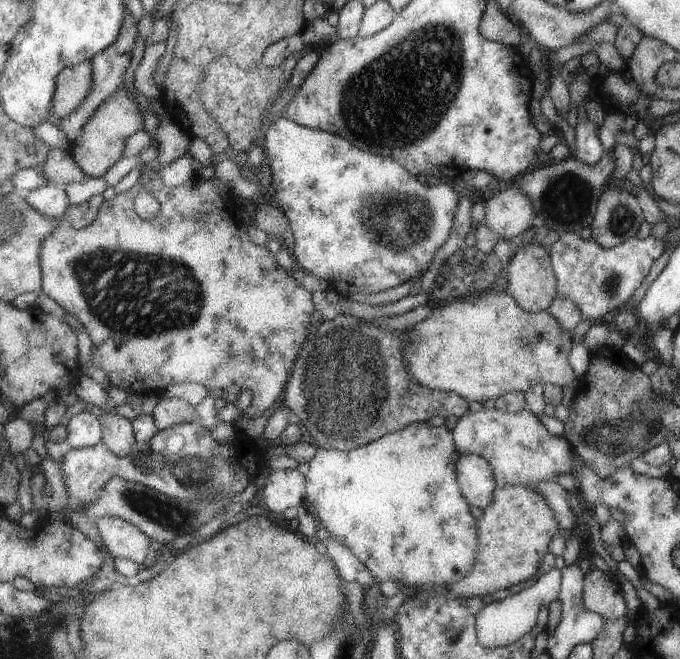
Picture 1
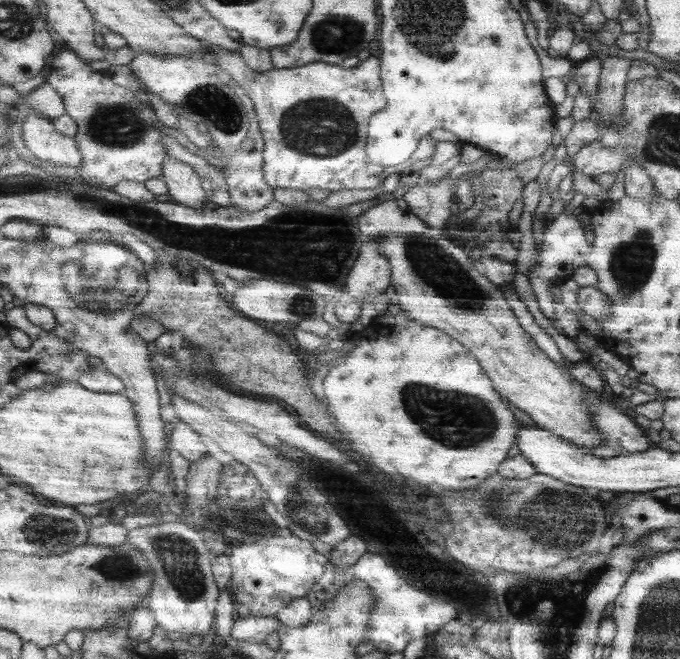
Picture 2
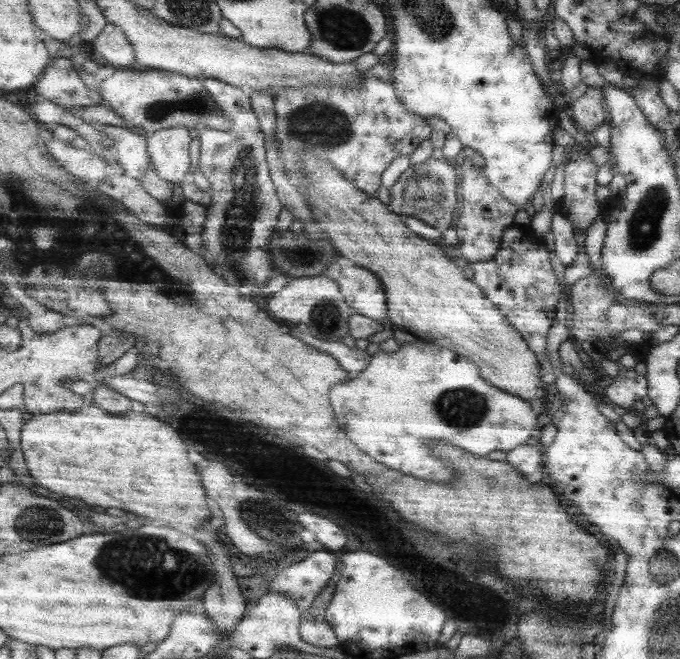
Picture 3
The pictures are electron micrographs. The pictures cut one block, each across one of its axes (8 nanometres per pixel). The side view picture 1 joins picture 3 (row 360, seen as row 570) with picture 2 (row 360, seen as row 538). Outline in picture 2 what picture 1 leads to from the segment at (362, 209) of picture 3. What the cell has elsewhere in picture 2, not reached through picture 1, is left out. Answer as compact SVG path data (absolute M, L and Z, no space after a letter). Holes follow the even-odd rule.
M400 233L385 234L377 243L390 265L391 285L396 292L396 304L404 312L403 317L446 332L452 340L465 346L477 358L498 395L506 403L530 416L536 426L578 447L591 449L601 443L602 437L594 427L594 416L590 415L590 409L586 407L586 396L589 394L580 396L574 392L572 378L567 375L566 368L558 366L538 348L532 337L521 327L500 286L482 276L460 246L454 246L452 242L442 238Z

